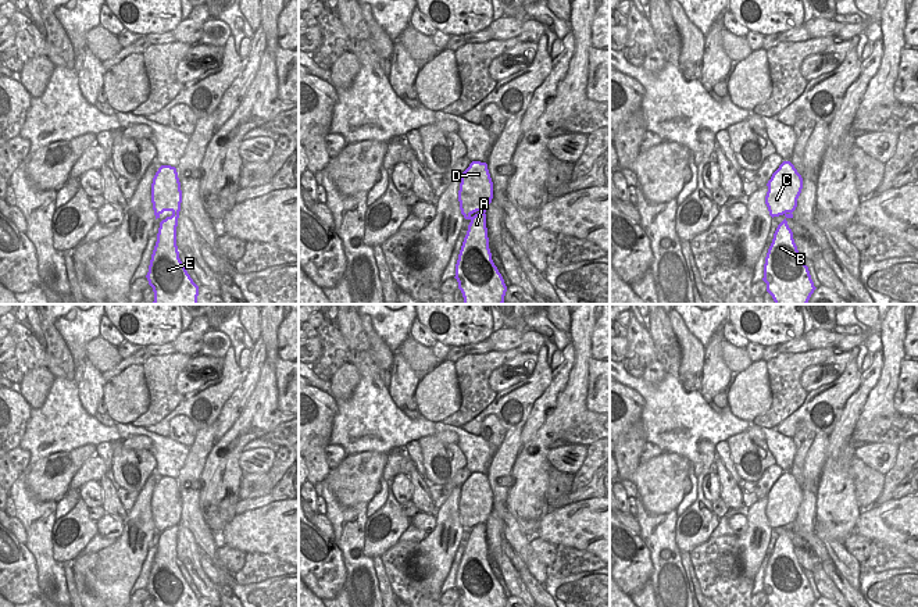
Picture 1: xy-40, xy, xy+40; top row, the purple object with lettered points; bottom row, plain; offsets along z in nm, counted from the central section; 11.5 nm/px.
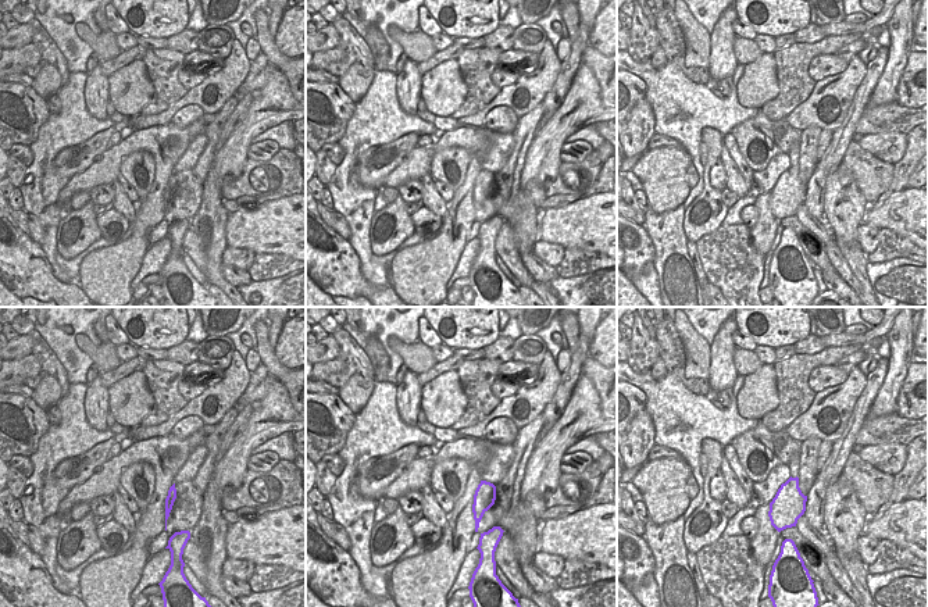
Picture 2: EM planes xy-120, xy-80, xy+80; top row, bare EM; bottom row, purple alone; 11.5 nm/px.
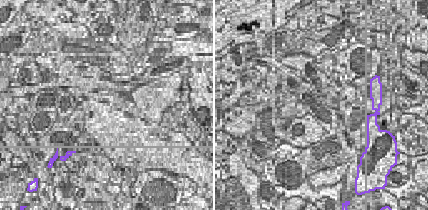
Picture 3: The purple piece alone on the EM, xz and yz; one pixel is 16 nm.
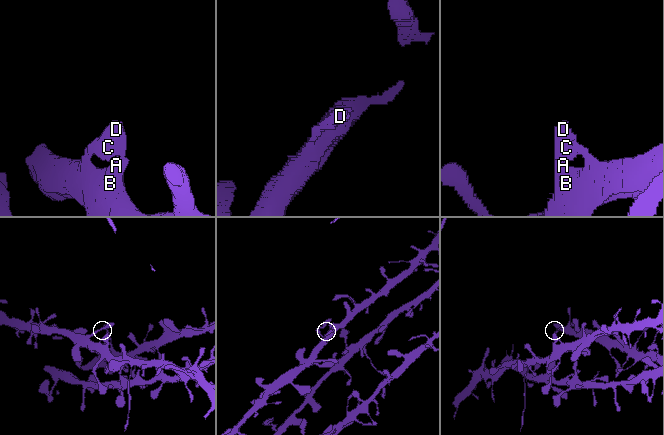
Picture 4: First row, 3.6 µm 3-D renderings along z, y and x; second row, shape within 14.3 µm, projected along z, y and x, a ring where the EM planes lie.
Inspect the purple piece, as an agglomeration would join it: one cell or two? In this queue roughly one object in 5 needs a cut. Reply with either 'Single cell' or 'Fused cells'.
Single cell.

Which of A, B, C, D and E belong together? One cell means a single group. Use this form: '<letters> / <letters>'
A B C D E

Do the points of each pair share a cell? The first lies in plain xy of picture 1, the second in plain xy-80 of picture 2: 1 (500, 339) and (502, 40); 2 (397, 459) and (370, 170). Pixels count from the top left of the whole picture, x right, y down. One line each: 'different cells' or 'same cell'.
1: same cell
2: different cells

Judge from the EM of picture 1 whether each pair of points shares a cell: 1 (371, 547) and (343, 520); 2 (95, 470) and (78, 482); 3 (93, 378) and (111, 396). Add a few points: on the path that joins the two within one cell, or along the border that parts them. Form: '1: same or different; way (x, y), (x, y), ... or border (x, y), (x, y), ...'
1: different; border (368, 517), (365, 522), (364, 553), (371, 559)
2: same; way (90, 470), (82, 478)
3: different; border (107, 382), (102, 400)

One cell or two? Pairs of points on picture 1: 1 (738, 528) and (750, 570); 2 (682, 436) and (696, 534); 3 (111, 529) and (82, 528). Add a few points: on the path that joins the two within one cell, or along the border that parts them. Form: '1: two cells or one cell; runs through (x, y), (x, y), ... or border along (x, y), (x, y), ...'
1: two cells; border along (746, 514), (746, 529), (738, 536)
2: two cells; border along (696, 442), (707, 439), (714, 446)
3: two cells; border along (95, 522), (97, 532)

